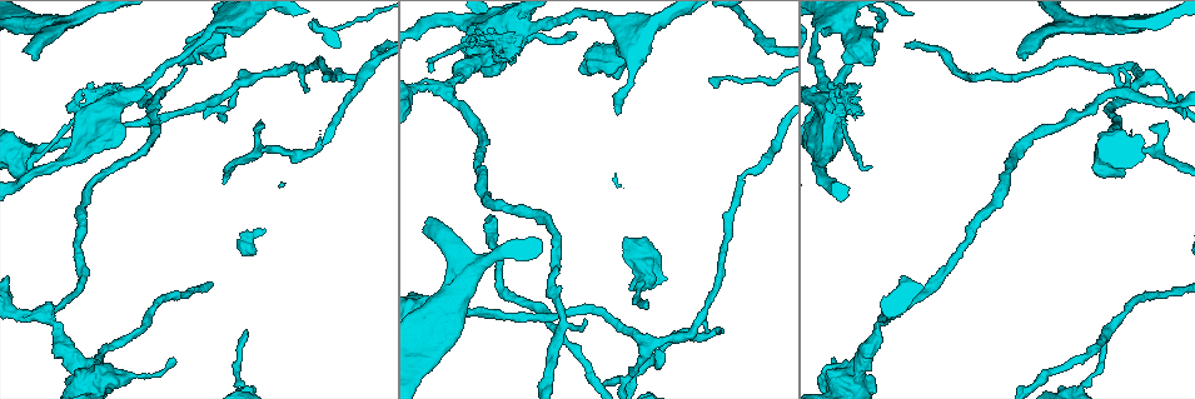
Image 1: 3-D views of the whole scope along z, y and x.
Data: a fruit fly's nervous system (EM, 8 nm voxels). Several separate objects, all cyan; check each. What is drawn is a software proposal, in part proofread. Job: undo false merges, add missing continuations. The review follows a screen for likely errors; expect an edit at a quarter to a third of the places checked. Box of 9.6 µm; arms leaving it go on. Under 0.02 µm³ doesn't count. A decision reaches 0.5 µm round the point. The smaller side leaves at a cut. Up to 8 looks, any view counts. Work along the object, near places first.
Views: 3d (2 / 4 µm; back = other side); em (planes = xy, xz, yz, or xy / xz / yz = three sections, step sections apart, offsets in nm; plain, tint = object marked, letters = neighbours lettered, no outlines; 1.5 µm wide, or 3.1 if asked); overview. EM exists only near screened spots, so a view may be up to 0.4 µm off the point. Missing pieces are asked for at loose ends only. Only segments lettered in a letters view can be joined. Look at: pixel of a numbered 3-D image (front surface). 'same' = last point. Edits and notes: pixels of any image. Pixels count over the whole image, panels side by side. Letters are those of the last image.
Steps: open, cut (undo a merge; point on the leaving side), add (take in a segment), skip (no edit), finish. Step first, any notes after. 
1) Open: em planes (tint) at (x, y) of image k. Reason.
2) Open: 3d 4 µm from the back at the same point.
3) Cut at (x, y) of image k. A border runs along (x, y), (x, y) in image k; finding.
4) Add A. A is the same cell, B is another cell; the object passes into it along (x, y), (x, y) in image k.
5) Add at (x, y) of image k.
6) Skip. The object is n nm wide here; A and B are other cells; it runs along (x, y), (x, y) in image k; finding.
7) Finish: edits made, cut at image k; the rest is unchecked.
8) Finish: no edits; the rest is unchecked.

Open: em xz step 4 (letters) at (501, 59) of image 1. Free end.

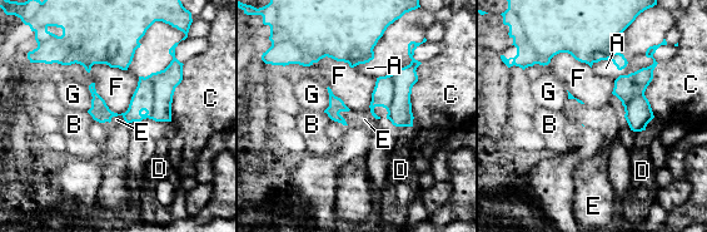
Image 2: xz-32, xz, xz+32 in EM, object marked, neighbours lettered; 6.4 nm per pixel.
Open: em planes (letters) at the same point.

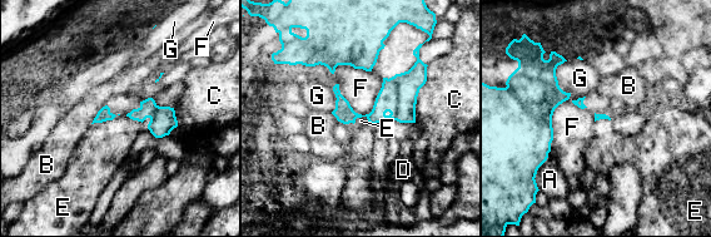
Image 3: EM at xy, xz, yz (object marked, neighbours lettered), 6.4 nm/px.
Skip. A, B, C, D, E, F and G are other cells; a border runs along (120, 114), (92, 124) in image 3; no lettered segment goes on from it.

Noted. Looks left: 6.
Open: 3d 4 µm from the back at (862, 43) of image 1. Calibre changes.

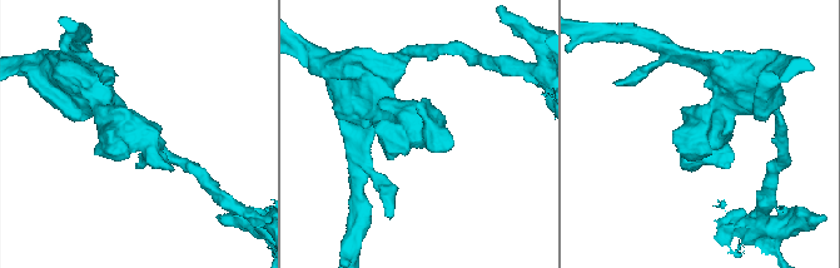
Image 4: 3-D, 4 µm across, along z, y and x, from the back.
Open: em planes (tint) at (142, 135) of image 4. Shape alone is not enough.

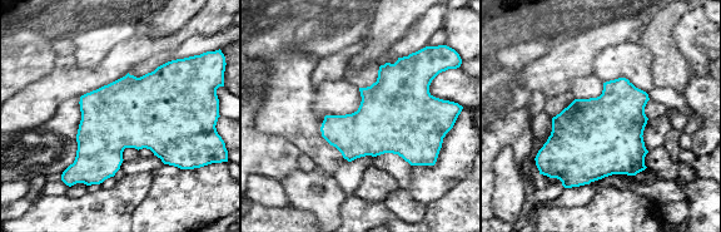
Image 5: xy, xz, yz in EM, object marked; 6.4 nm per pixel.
Open: em planes (letters) at the same point. See the neighbours.

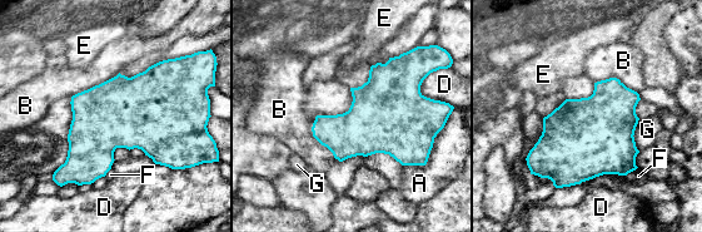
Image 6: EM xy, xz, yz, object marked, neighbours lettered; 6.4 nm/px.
Skip. The object is 150 nm wide here; A, B, D, E, F and G are other cells; a border runs along (640, 118), (633, 136), (638, 151) in image 6; all the same neuron.

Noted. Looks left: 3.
Open: em xy step 8 (letters) at (1018, 50) of image 1. An open end.

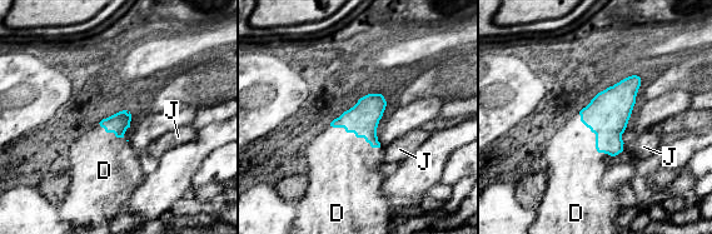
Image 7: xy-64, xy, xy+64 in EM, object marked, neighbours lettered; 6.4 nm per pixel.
Add D. The longest contact is with D, 360 nm; D is the same cell, J is another cell; the object passes into it along (362, 119), (354, 133), (342, 169) in image 7; the neuron continues.

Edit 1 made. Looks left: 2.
Finish: edits made, add at image 7; the rest is unchecked.

